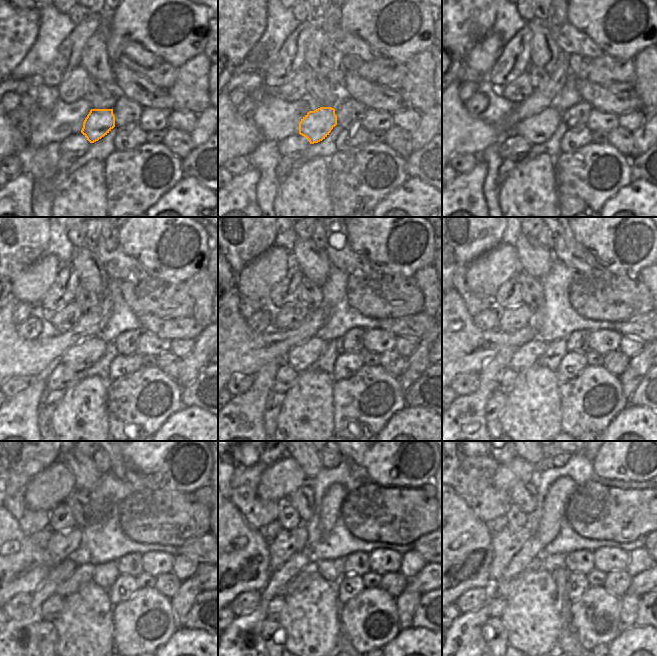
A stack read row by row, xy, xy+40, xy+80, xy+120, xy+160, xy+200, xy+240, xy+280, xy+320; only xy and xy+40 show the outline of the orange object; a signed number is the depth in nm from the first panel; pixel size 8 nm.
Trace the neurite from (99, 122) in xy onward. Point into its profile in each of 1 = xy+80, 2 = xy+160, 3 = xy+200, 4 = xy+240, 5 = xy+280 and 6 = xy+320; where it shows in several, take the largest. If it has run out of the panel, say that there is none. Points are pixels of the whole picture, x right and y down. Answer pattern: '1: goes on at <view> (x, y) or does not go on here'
1: goes on at xy+80 (538, 128)
2: goes on at xy+160 (301, 357)
3: goes on at xy+200 (525, 356)
4: goes on at xy+240 (84, 572)
5: goes on at xy+280 (312, 566)
6: goes on at xy+320 (504, 590)

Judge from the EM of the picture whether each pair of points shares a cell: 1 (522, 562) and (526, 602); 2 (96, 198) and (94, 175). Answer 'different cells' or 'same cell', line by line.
1: different cells
2: same cell

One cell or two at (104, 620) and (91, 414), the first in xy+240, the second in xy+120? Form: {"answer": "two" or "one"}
{"answer": "one"}

